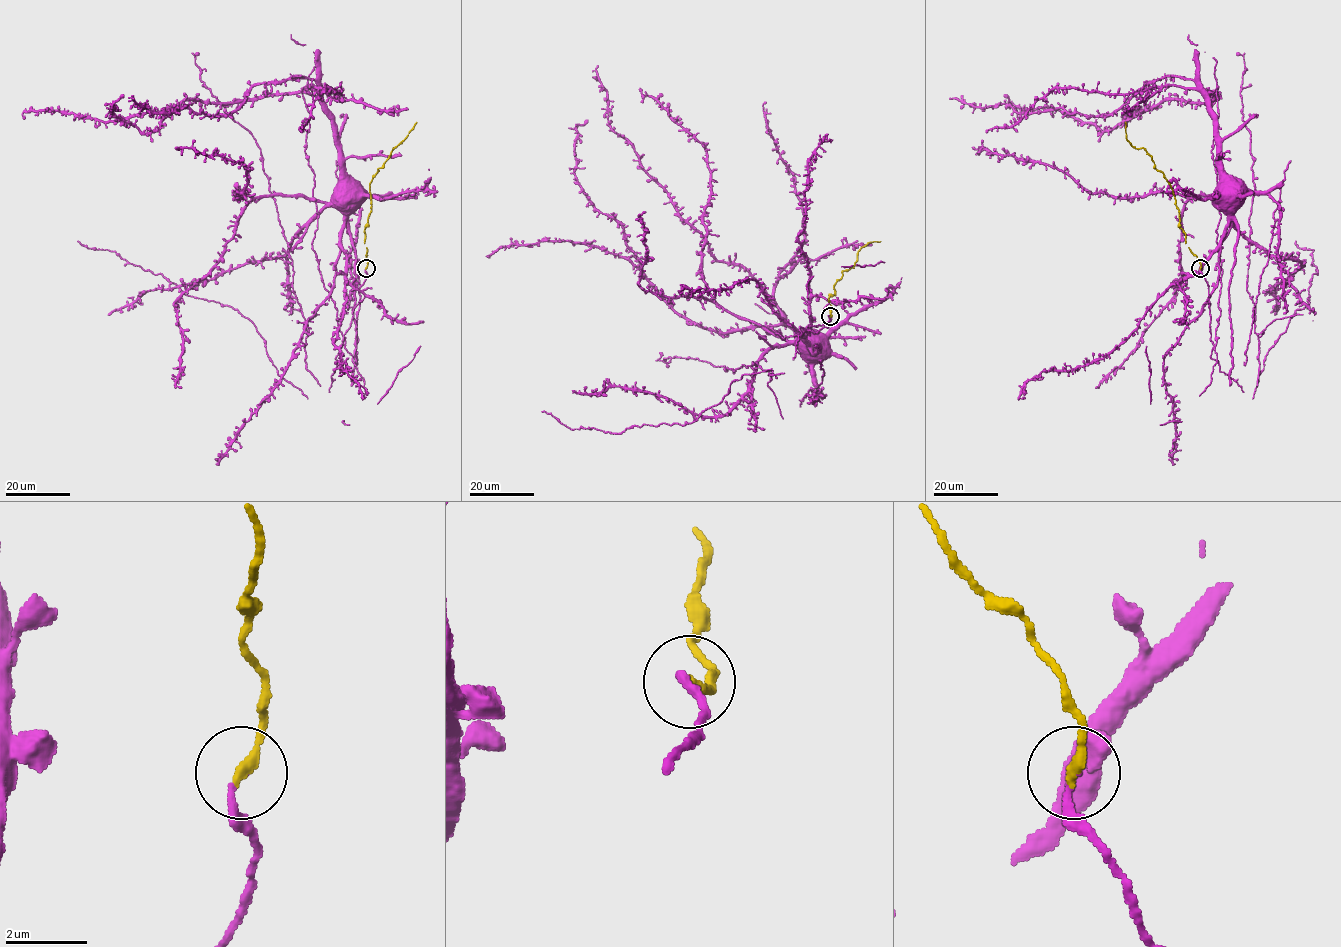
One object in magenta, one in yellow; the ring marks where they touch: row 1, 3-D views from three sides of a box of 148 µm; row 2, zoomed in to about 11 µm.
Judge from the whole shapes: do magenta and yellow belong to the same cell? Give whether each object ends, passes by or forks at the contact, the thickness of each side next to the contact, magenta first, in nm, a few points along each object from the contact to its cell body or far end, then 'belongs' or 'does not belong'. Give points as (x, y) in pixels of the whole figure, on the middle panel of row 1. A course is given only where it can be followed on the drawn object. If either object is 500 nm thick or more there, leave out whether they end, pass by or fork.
magenta ends; yellow ends; calibres 120 and 260 nm; course magenta (830, 317), (824, 325), (807, 326), (808, 332), (801, 336), (784, 338), (776, 333), (787, 339), (806, 337); course yellow (829, 316), (829, 297), (835, 294), (833, 285), (843, 271), (853, 267), (857, 252), (869, 242), (880, 241); belongs

